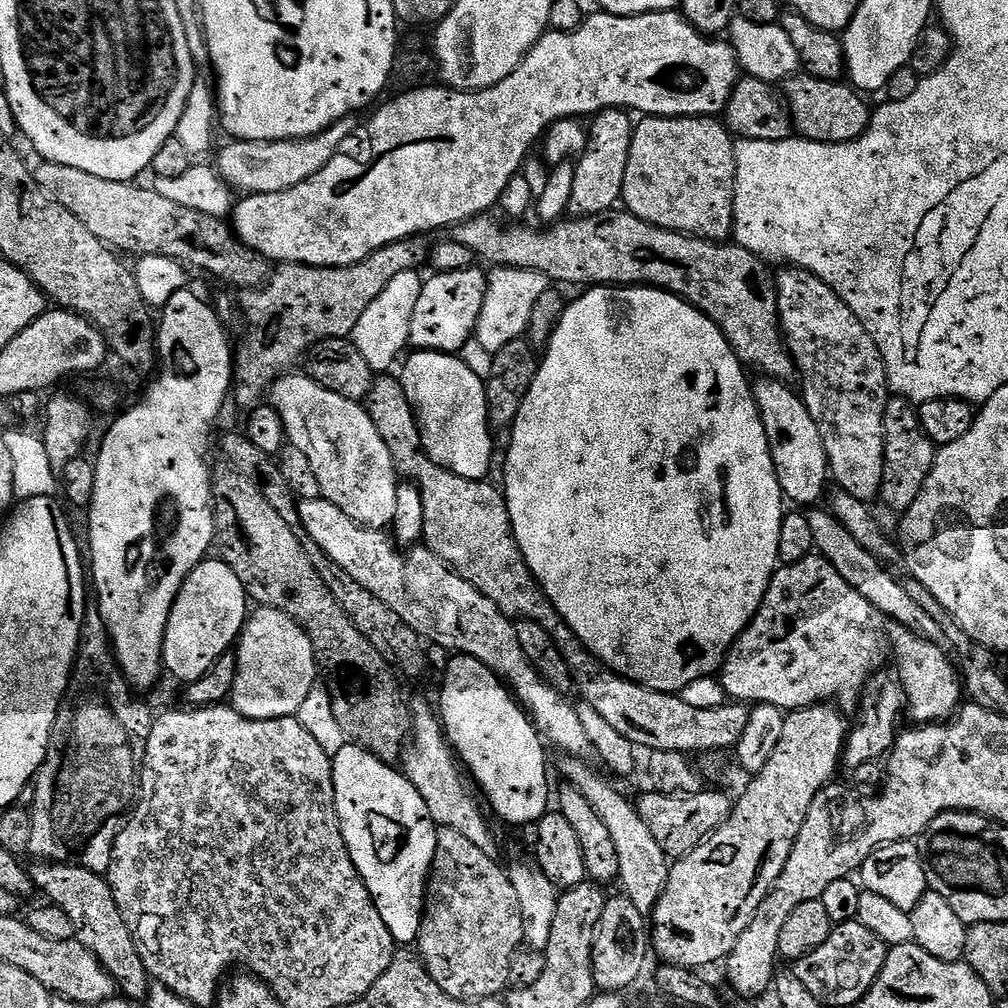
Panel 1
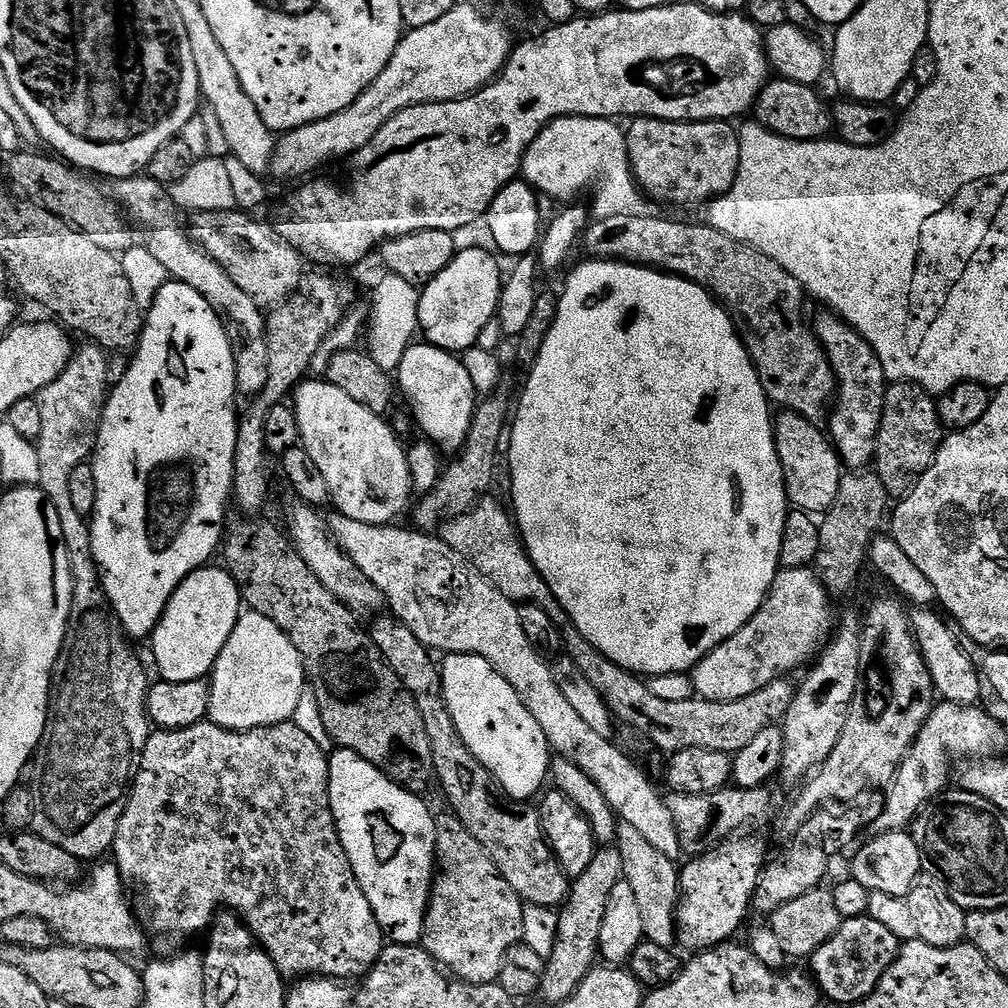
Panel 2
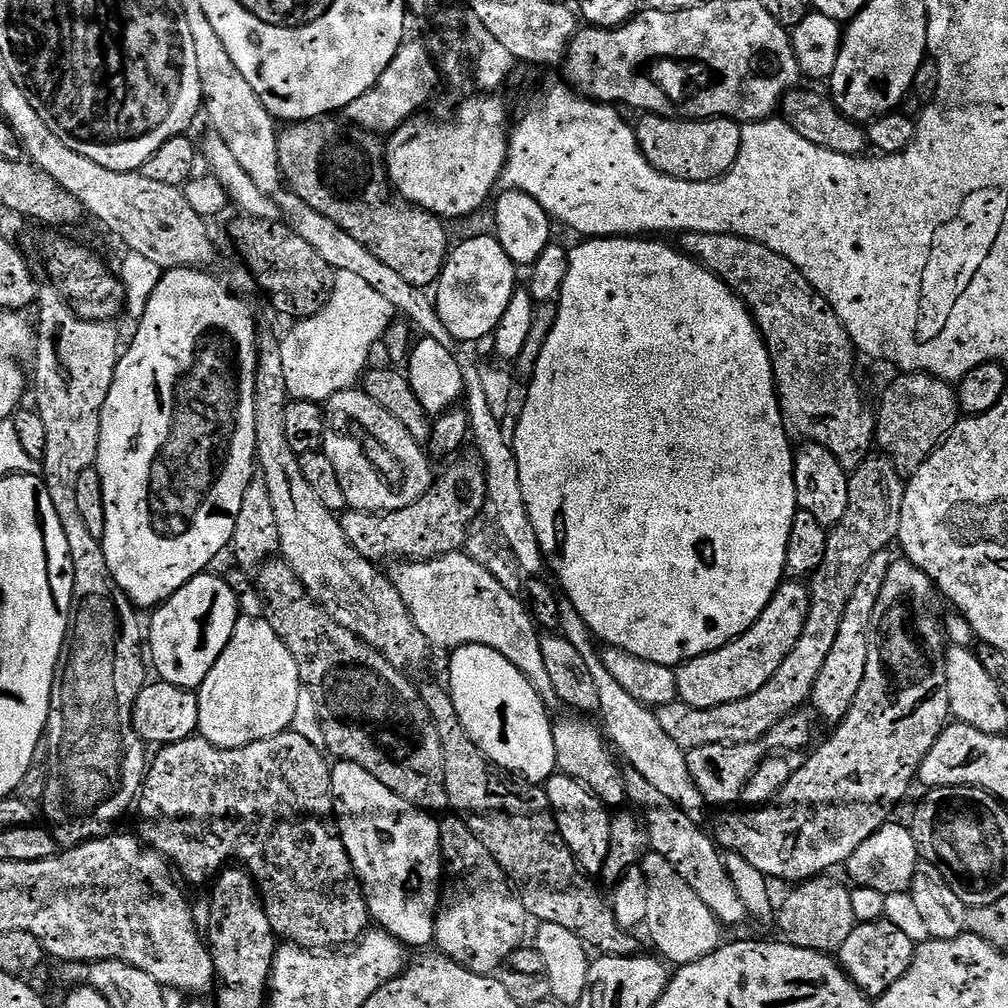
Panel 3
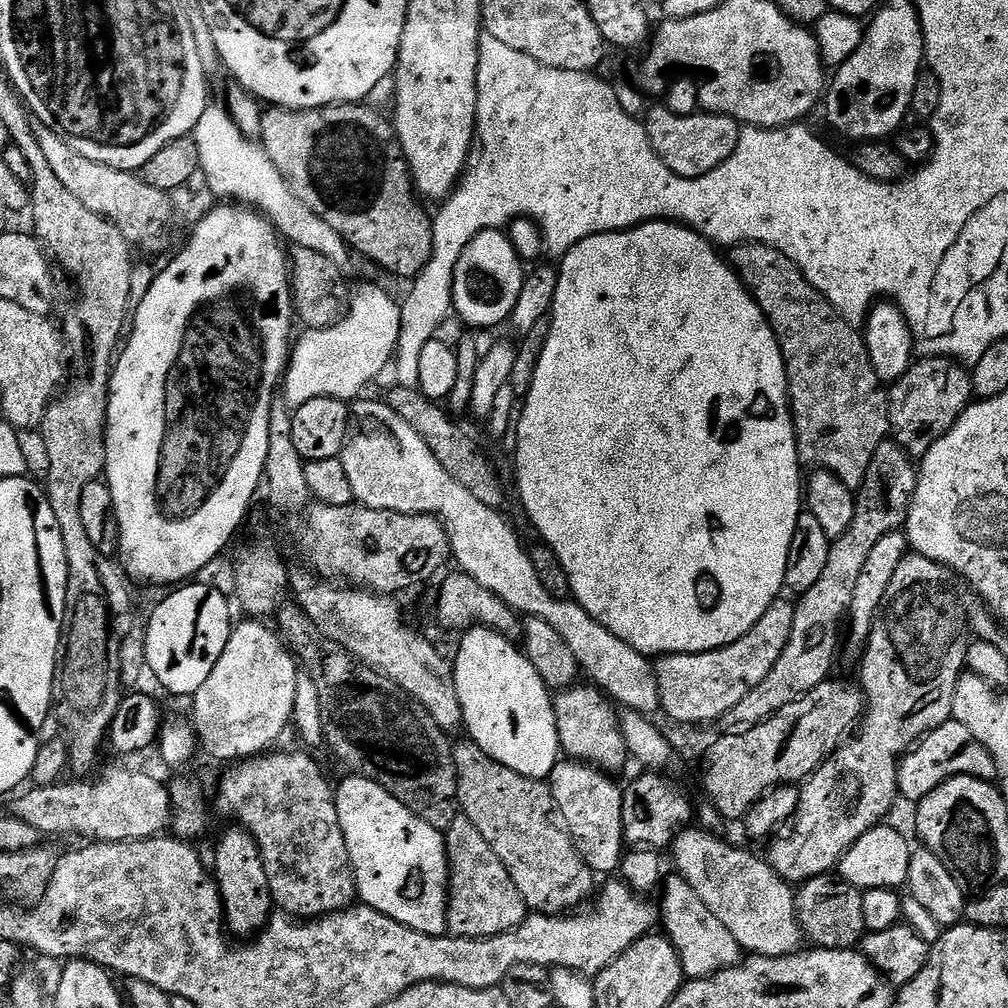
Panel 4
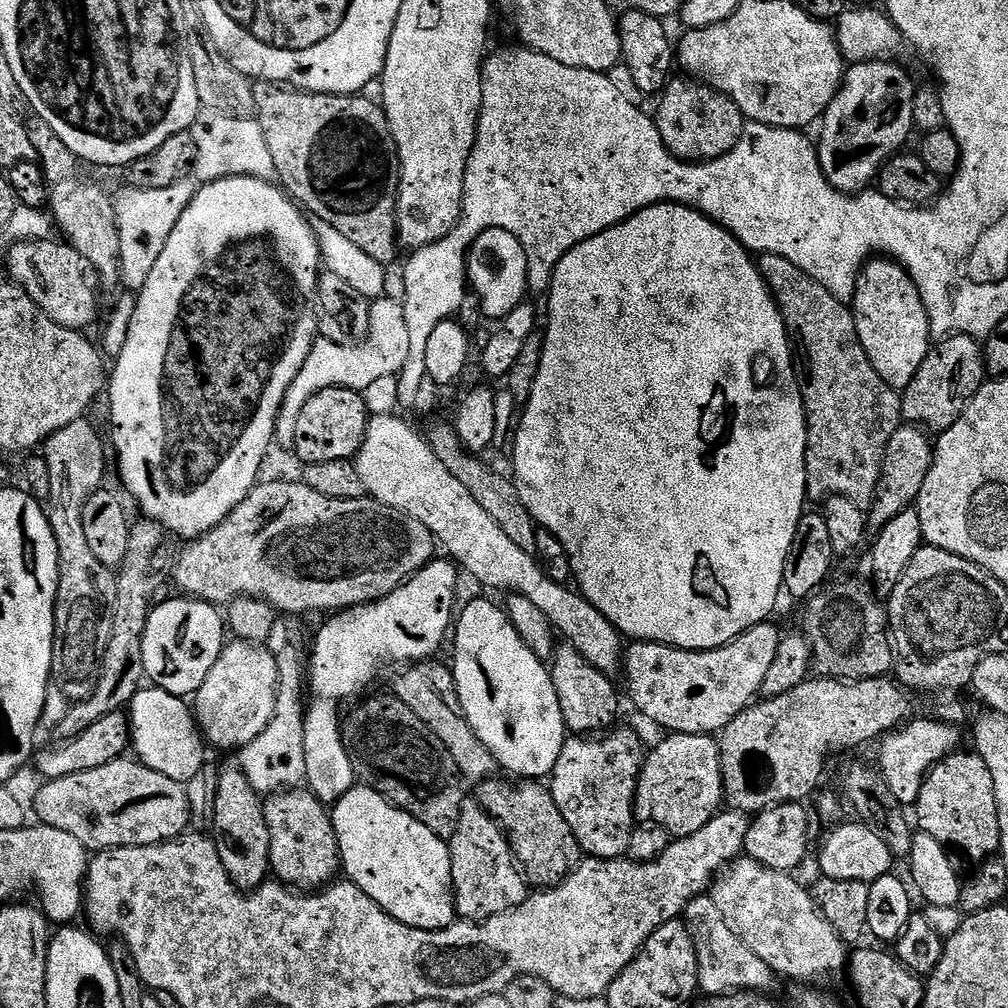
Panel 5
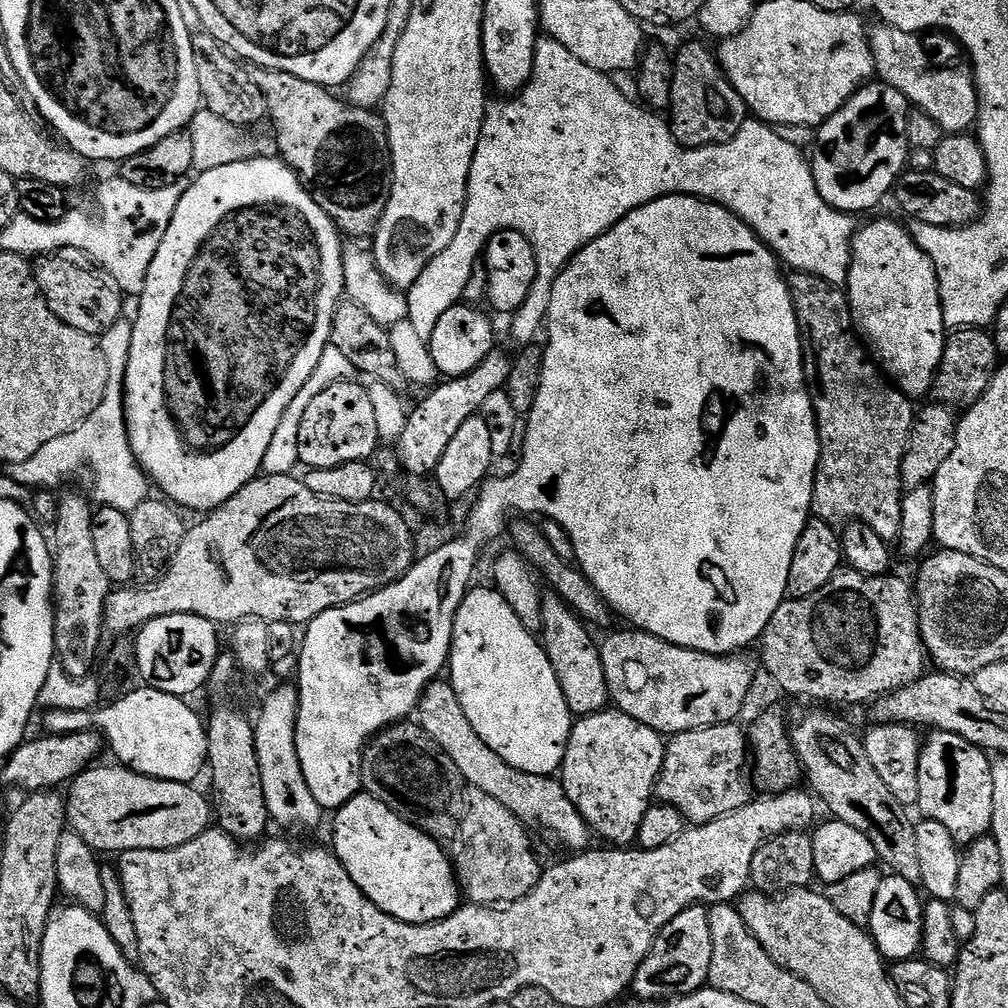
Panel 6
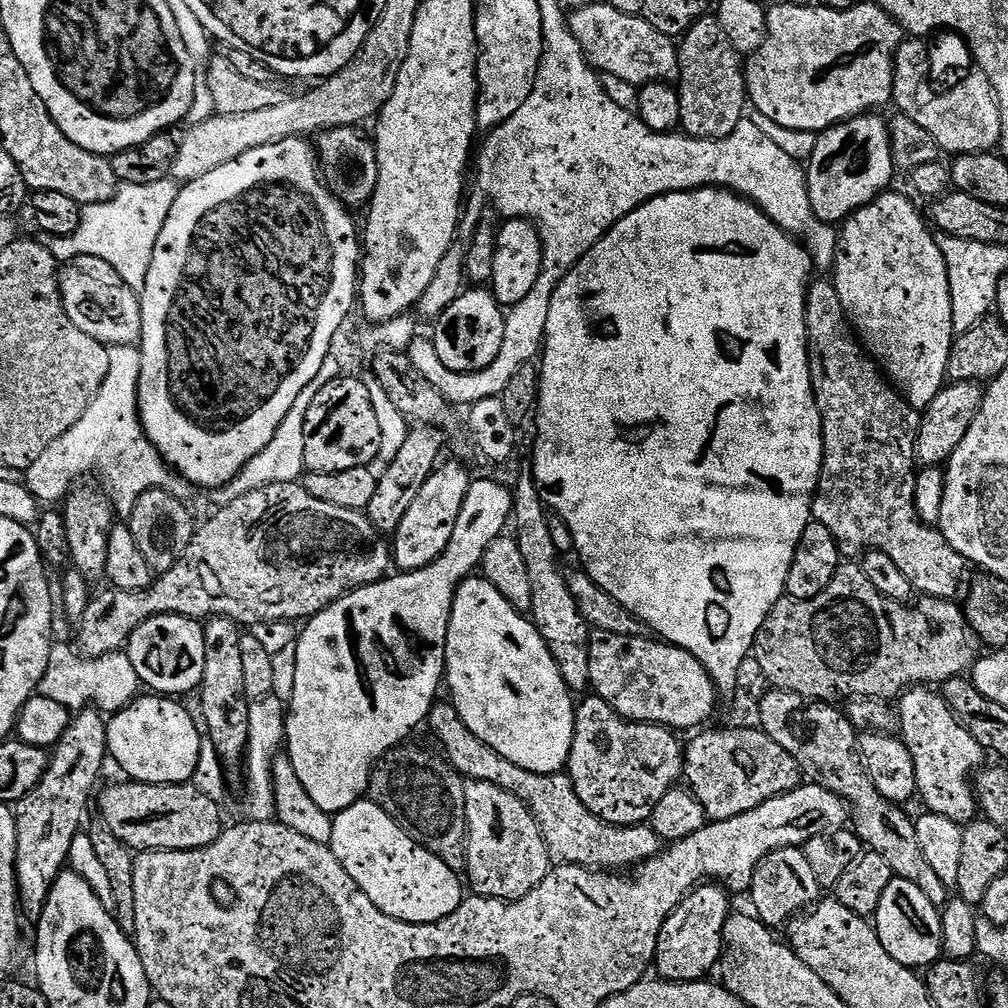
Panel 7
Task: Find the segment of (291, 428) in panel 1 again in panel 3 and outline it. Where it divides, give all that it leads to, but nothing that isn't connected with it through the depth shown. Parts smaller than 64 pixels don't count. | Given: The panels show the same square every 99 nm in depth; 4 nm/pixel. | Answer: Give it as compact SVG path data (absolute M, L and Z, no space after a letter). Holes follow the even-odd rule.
M355 387L334 394L326 402L322 451L330 458L334 470L338 470L338 482L342 482L348 508L358 512L402 510L418 502L432 487L433 461L421 441L412 437L394 414L382 410L378 402Z

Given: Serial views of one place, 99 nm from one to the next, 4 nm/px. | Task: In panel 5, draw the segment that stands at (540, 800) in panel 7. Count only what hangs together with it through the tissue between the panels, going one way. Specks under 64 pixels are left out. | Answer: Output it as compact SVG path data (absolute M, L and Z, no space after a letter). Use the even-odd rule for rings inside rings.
M417 662L405 667L401 671L404 673L396 680L394 695L402 702L406 702L406 706L410 706L410 710L414 710L414 714L418 714L418 718L422 718L422 722L426 722L426 726L430 726L434 734L438 734L442 746L450 750L450 758L454 758L461 777L465 781L484 782L495 777L492 775L498 772L496 759L492 757L490 750L482 742L482 738L474 734L462 710L462 702L458 698L456 679L452 676L451 667L447 663L432 663L436 662Z

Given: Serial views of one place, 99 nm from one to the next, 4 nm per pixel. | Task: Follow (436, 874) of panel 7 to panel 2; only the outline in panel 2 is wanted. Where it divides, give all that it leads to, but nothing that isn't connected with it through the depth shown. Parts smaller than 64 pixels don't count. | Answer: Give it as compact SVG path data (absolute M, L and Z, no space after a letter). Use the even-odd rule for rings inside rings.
M336 748L328 756L328 793L330 810L336 819L336 829L342 846L350 858L350 866L378 918L380 929L394 944L419 945L424 938L424 919L428 899L432 896L432 881L436 866L436 816L415 792L407 792L395 784L382 770L354 750Z

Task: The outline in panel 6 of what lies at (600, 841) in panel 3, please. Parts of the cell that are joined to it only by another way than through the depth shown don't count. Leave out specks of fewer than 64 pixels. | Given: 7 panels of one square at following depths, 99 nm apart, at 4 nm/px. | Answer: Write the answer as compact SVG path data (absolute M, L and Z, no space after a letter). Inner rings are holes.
M619 710L595 712L589 716L581 716L573 723L572 733L566 746L564 766L558 776L564 785L570 802L582 814L588 827L597 837L600 836L608 846L632 846L636 844L638 826L642 826L642 818L646 810L654 803L656 779L664 765L664 749L666 740L650 726L630 718Z

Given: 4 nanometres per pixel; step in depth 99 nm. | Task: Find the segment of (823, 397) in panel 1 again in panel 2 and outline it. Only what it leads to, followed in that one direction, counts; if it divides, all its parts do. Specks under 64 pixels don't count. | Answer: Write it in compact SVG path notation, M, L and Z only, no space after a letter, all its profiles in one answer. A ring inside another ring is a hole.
M824 310L820 317L815 317L814 327L816 329L816 337L819 338L824 352L828 355L828 361L832 363L832 369L838 381L838 395L834 401L834 411L830 416L830 425L832 424L832 432L830 428L830 439L840 454L843 467L848 470L864 470L869 467L868 464L877 459L878 441L880 438L880 423L884 414L884 399L890 387L890 381L884 375L884 367L878 358L878 354L870 346L870 342L866 342L864 336L856 333L856 329L841 320L837 313L831 310Z

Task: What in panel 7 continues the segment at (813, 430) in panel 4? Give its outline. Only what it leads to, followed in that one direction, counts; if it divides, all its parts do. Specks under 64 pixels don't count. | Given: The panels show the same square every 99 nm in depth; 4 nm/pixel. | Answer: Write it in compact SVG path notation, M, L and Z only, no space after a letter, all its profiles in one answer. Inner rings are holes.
M813 279L808 285L808 297L806 298L806 326L808 327L808 361L810 362L810 374L812 375L812 389L818 402L818 410L822 418L822 430L824 431L824 465L820 471L820 485L812 498L812 514L815 523L826 526L830 534L834 534L837 544L841 549L857 554L865 550L881 552L906 574L906 578L912 583L913 589L917 593L925 592L926 595L932 596L936 600L952 600L955 592L959 590L960 583L964 580L964 561L955 550L946 542L946 538L939 530L939 527L931 524L924 524L916 515L914 506L914 486L916 485L916 473L918 465L916 462L916 431L920 429L921 413L912 408L904 401L904 397L896 391L895 387L886 379L883 371L878 367L875 360L864 350L864 345L860 343L853 327L848 323L848 315L842 310L842 298L838 298L838 290L831 279L816 280Z

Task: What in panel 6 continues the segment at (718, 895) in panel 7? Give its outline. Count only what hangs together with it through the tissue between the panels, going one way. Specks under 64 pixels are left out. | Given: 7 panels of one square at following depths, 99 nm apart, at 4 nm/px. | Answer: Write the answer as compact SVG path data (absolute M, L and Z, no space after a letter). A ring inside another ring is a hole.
M697 906L682 910L674 922L670 922L656 935L650 954L646 954L642 966L638 966L638 974L634 974L631 995L637 1001L667 1001L694 994L708 984L711 957L708 908Z

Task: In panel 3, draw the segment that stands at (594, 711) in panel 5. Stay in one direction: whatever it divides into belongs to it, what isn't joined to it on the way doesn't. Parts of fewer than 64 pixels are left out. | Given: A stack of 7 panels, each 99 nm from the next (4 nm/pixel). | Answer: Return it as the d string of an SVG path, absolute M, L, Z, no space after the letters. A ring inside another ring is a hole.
M568 714L565 720L557 719L552 725L554 734L554 758L561 776L574 778L579 784L585 784L605 808L616 810L625 803L624 772L616 765L617 757L610 747L599 723L591 724L591 719Z

